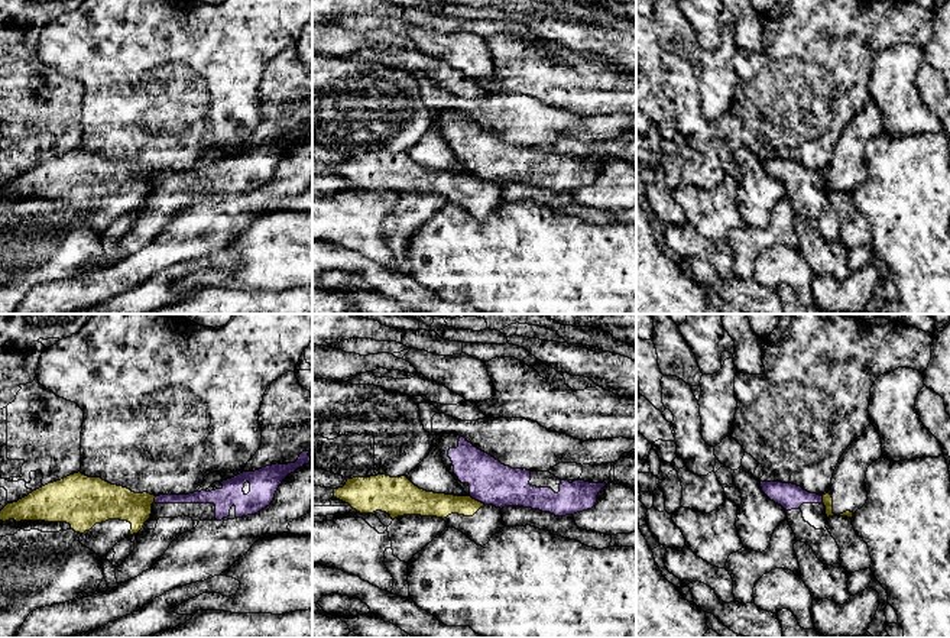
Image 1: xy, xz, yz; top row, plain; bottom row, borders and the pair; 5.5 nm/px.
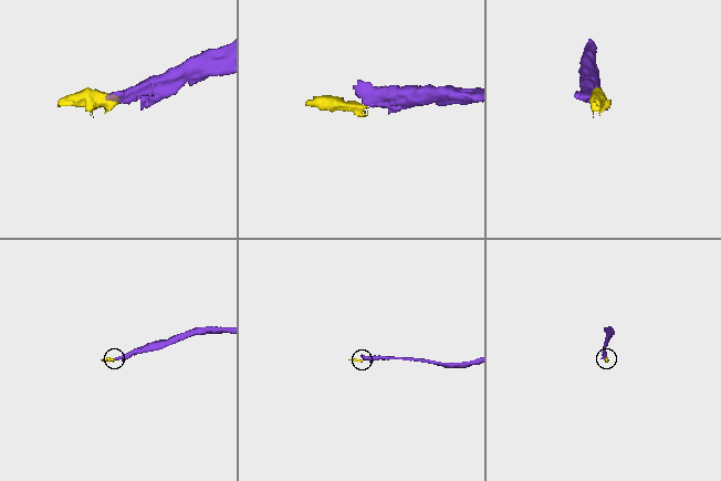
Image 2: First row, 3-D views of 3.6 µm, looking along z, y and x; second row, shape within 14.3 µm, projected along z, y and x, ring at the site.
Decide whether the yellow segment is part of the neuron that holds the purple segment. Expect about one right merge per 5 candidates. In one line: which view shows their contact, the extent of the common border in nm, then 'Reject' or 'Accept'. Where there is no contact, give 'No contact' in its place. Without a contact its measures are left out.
Touches purple in xz. Shared border 110 nm. Reject

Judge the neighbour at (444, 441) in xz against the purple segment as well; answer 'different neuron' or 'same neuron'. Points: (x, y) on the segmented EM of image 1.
same neuron

